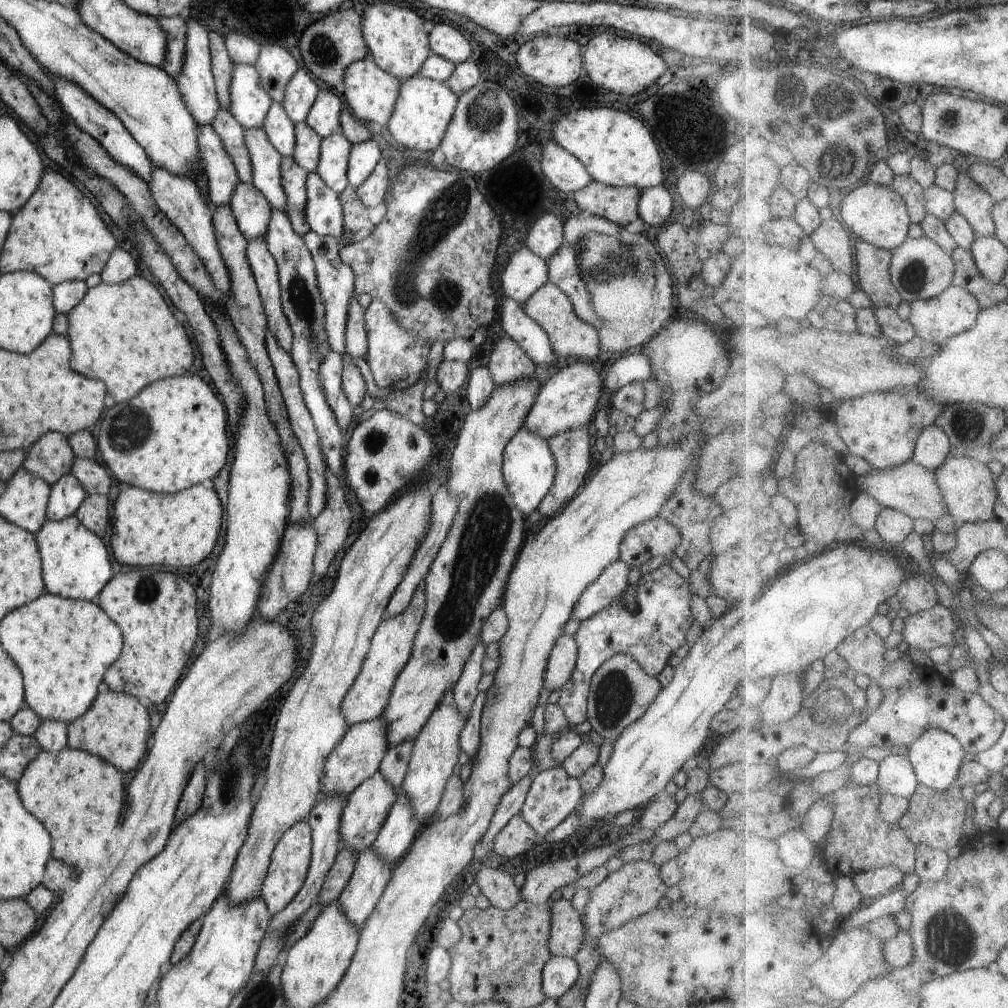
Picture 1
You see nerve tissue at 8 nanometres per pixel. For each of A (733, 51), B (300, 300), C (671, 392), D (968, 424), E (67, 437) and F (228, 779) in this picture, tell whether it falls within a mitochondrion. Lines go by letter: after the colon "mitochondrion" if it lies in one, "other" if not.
A: other
B: mitochondrion
C: mitochondrion
D: mitochondrion
E: other
F: mitochondrion

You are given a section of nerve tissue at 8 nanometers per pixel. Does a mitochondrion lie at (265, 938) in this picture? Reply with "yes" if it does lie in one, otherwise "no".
no

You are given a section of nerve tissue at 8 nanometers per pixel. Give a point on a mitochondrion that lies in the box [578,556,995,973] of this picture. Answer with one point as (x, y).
(949, 936)

